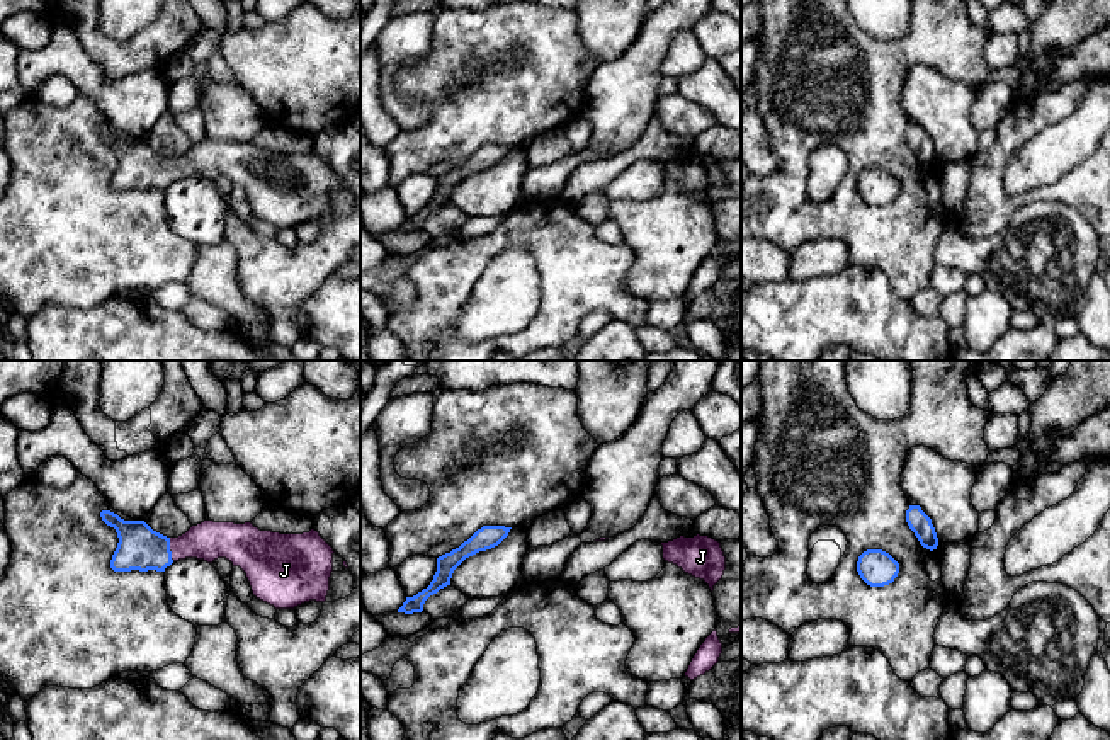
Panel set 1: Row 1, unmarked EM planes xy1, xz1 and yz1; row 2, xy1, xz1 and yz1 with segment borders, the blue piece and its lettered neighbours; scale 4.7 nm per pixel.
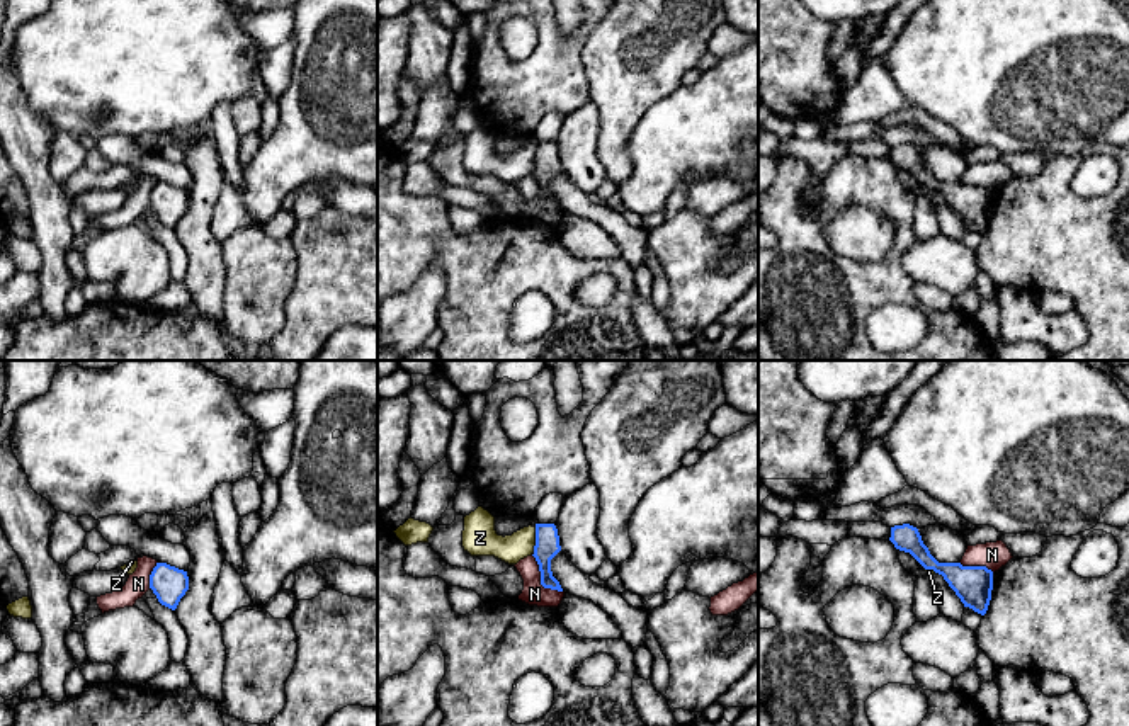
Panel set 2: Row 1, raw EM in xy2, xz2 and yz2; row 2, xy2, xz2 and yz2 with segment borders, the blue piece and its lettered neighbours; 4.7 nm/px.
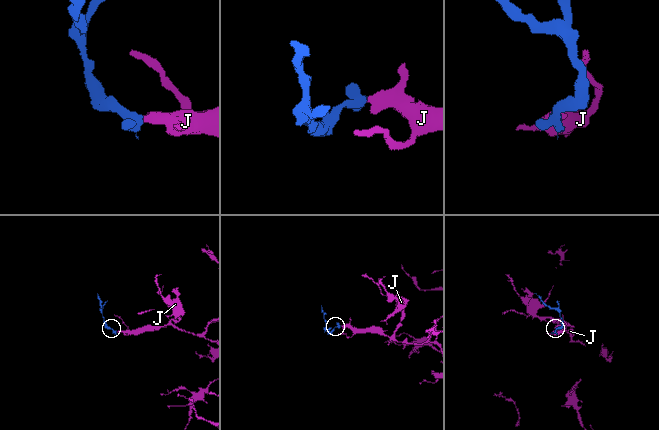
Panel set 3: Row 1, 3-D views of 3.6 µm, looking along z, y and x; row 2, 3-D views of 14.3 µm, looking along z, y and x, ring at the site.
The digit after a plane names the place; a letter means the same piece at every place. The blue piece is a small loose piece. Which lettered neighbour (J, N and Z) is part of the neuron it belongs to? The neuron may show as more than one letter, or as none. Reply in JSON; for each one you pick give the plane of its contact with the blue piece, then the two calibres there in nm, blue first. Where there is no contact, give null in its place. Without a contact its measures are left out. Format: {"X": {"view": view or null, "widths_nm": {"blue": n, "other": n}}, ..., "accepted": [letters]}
{"J": {"view": "xy1", "widths_nm": {"blue": 200, "other": 180}}, "accepted": ["J"]}

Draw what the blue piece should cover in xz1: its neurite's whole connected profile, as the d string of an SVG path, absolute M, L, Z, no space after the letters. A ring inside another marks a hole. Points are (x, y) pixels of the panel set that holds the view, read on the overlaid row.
M483 526L459 548L437 558L437 572L427 589L413 597L406 597L398 612L413 614L422 612L425 601L440 589L450 585L454 570L469 556L498 546L510 532L505 526Z

